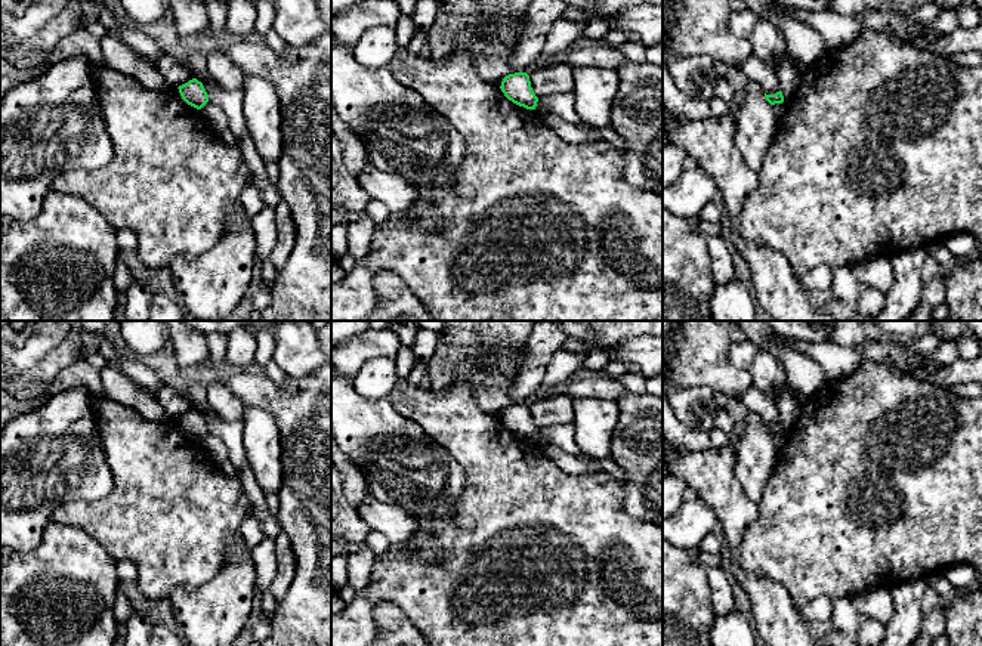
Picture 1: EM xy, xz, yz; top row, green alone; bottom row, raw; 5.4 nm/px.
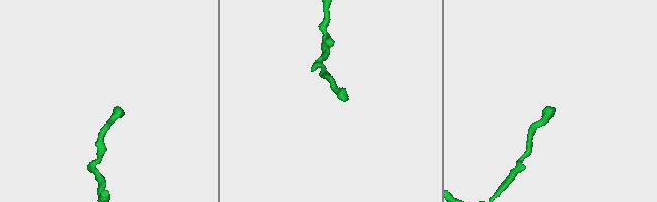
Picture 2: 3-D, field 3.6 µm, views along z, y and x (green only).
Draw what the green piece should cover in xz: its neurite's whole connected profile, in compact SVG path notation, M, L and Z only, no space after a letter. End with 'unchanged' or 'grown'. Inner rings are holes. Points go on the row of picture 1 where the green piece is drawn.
M526 72L506 75L500 89L513 103L526 109L535 109L538 98L532 92L529 75Z; unchanged

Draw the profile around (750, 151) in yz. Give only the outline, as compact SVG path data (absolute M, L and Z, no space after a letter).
M748 81L745 101L735 118L735 146L744 164L759 173L762 160L776 133L776 120L757 81Z

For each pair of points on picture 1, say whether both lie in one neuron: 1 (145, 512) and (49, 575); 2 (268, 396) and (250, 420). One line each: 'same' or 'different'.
1: same
2: different

